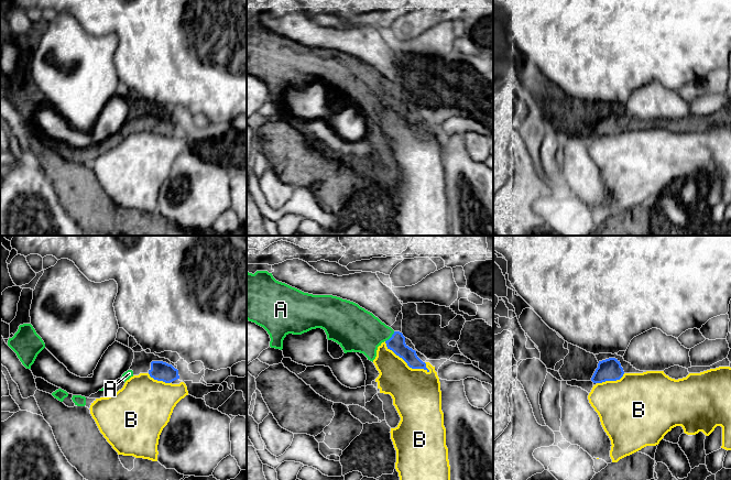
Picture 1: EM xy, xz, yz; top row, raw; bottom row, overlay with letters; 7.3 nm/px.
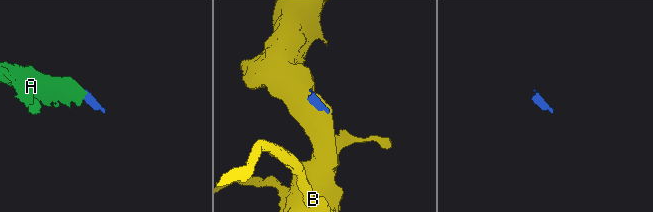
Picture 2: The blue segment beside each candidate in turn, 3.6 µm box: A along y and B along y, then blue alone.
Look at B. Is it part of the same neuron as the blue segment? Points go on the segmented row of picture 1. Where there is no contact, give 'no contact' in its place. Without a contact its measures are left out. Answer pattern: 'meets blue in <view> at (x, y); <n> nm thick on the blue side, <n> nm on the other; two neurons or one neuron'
meets blue in xz at (406, 362); 120 nm thick on the blue side, 360 nm on the other; two neurons

